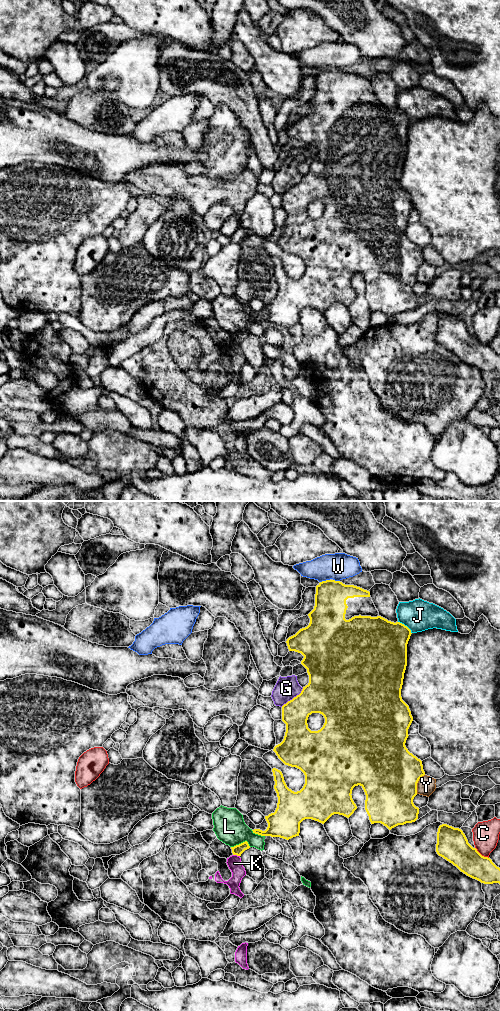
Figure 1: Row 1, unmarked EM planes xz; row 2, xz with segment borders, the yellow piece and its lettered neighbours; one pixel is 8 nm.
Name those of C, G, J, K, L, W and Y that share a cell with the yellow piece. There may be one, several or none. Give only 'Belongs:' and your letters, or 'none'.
Belongs: none

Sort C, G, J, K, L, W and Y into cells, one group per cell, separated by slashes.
C / G / J / K / L / W / Y

